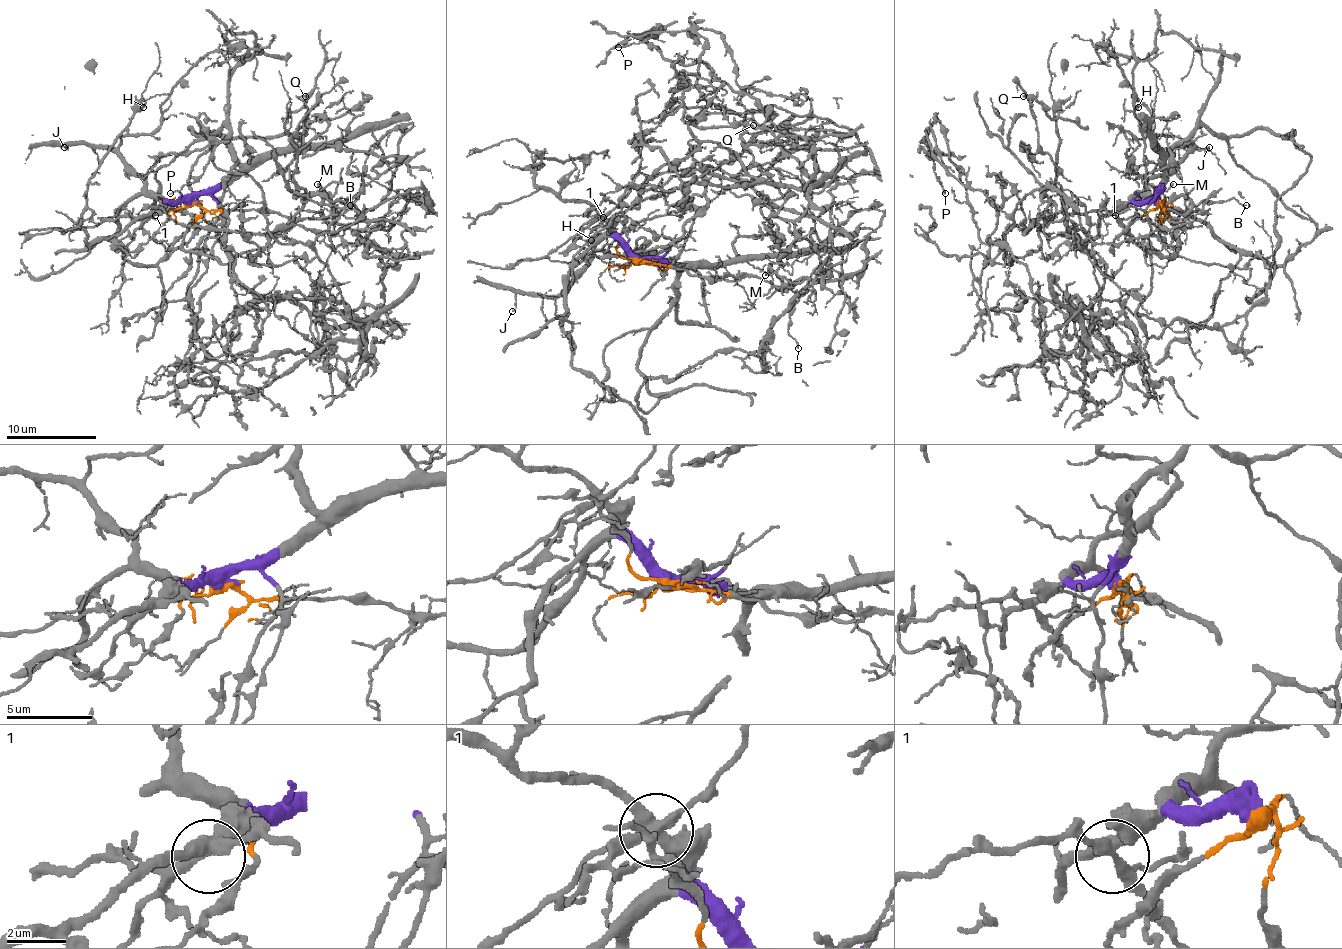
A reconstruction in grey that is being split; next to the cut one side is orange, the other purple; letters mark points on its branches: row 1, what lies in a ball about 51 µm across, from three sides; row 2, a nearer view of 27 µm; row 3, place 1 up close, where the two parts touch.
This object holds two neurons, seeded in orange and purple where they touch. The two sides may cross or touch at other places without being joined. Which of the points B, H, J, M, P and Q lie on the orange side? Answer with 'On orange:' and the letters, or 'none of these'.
On orange: B, M, P, Q

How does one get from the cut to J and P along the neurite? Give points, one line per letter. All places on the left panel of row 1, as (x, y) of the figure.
J: (190, 202), (168, 202), (156, 197), (143, 177), (111, 148), (70, 143), (64, 148)
P: (190, 202), (143, 229), (170, 209), (222, 263), (314, 256), (197, 121), (213, 157), (170, 193)

